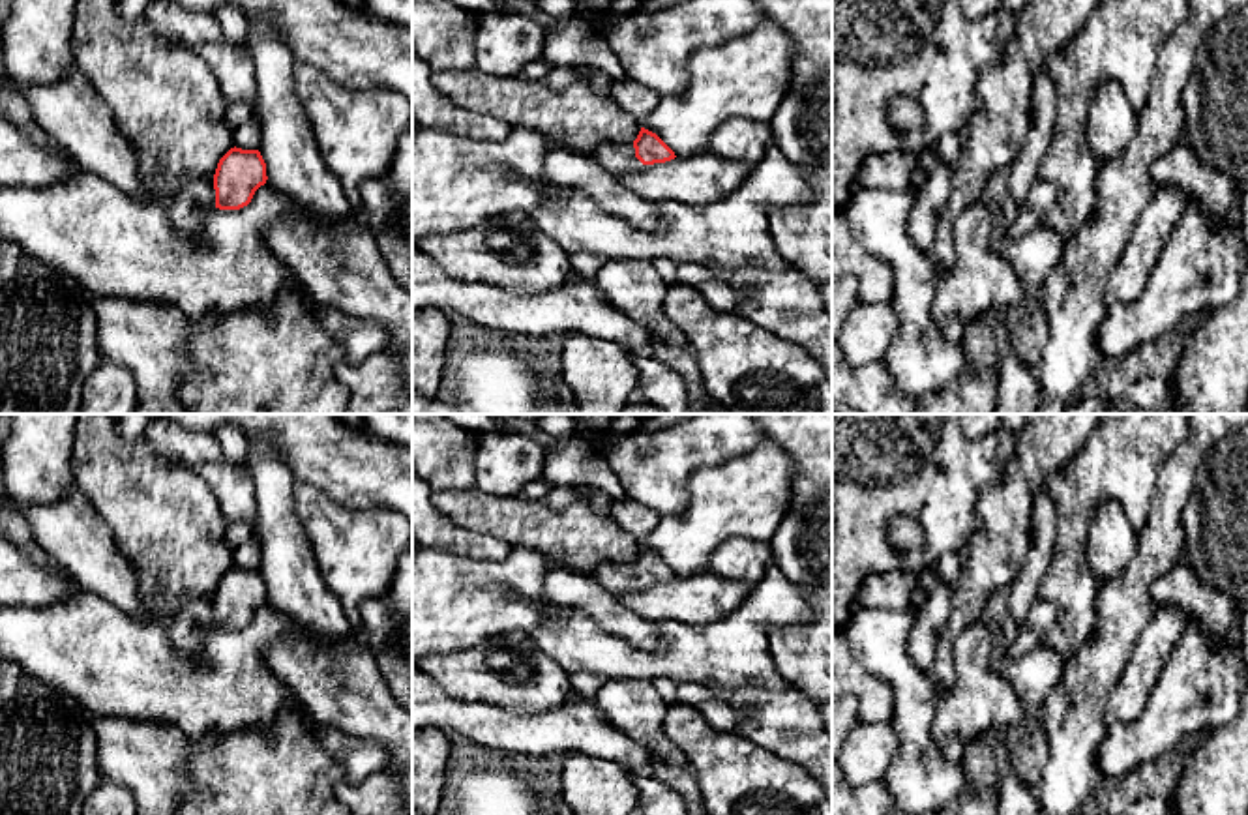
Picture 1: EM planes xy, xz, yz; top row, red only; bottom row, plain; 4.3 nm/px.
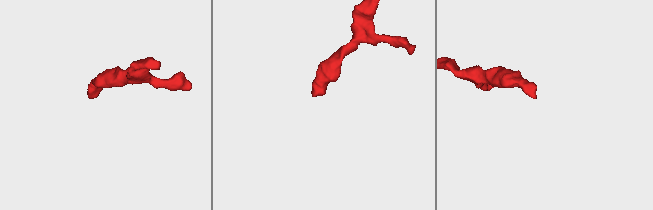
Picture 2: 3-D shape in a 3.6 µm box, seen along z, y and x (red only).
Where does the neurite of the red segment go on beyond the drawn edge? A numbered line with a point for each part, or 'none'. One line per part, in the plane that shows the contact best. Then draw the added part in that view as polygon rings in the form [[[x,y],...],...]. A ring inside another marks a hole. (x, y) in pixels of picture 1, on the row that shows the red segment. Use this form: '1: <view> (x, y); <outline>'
1: xy (182, 210); [[[214,178],[187,184],[167,202],[167,215],[178,232],[191,236],[202,225],[199,212],[208,208],[215,208]]]

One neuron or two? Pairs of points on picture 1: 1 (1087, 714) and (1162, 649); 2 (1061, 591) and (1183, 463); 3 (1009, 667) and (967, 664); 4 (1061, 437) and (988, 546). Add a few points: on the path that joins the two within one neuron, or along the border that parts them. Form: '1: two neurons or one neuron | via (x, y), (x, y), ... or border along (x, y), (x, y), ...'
1: two neurons | border along (1130, 656), (1110, 694), (1106, 716)
2: two neurons | border along (1170, 454), (1158, 471), (1149, 518), (1138, 533)
3: two neurons | border along (990, 662), (1012, 684), (1020, 701)
4: one neuron | via (1035, 463), (1005, 506), (1001, 519)

